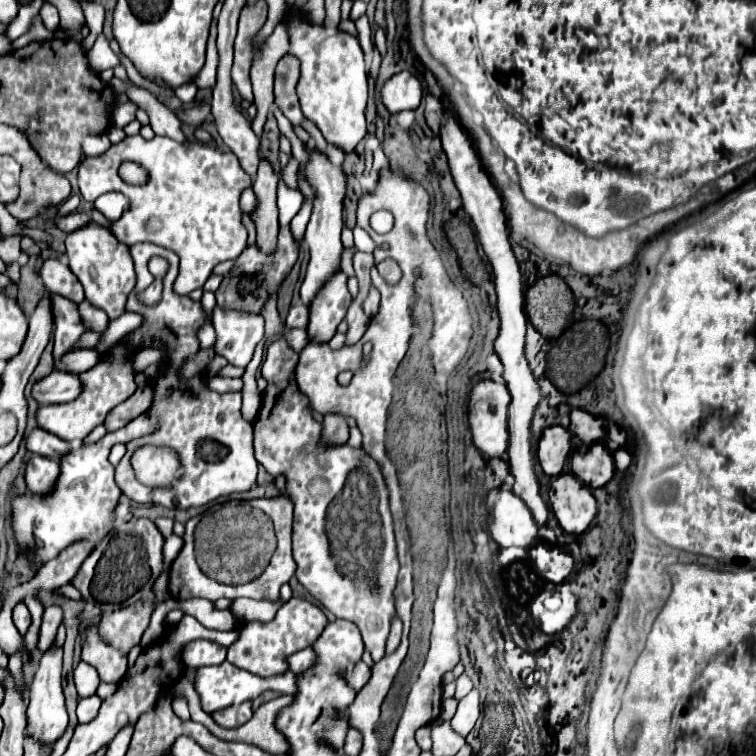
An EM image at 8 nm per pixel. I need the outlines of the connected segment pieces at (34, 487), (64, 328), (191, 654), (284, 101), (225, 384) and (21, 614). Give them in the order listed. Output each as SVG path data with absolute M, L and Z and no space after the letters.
M32 455L28 459L26 469L24 469L24 479L26 479L26 487L32 493L36 493L36 495L48 493L52 489L52 483L56 477L58 477L58 465L50 457Z
M50 295L50 297L52 297L52 317L56 317L54 357L58 359L64 353L72 351L72 345L80 339L80 335L84 333L84 327L82 327L76 303L60 295Z
M196 639L190 641L184 651L182 651L182 661L186 667L200 667L200 665L218 665L220 657L226 657L226 647L206 641L206 639Z
M282 57L278 61L276 67L276 75L274 75L274 97L276 97L276 105L278 109L290 119L292 125L300 125L304 115L300 111L300 103L298 103L298 95L296 95L296 81L298 81L298 67L300 63L296 61L296 57Z
M213 376L208 377L208 387L218 391L218 393L230 393L230 391L242 391L242 379L228 379L228 377Z
M18 603L14 607L14 625L16 625L20 635L26 635L28 627L30 627L30 611L28 611L28 607L24 603Z

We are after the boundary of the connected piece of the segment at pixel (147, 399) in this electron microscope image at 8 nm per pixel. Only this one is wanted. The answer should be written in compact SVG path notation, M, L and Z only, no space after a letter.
M148 385L138 387L136 393L134 393L128 401L116 405L116 407L108 413L108 417L106 417L106 421L104 421L106 431L110 433L110 431L122 429L126 423L130 423L132 419L136 419L138 415L142 415L142 413L150 407L150 403L152 403L152 389L150 389Z

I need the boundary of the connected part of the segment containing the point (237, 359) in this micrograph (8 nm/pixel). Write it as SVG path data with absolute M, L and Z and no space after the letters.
M216 305L214 311L212 311L212 325L214 325L216 335L218 335L214 351L218 355L226 357L228 363L232 363L236 367L246 367L252 359L254 347L264 337L264 319L262 319L262 315L236 313L236 309L220 309L220 305Z

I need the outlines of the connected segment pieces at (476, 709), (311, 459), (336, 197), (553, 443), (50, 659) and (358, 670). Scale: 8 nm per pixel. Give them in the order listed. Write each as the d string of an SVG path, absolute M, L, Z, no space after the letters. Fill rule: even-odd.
M472 689L472 691L458 703L458 711L456 711L456 715L450 719L450 727L452 727L458 735L466 737L466 735L472 731L478 715L480 715L480 697L478 697L478 691Z
M283 337L268 345L262 363L262 377L268 381L268 387L262 395L262 409L258 413L258 419L254 421L256 461L264 465L264 469L272 477L280 473L286 475L286 489L288 495L294 499L292 545L294 545L294 561L298 565L296 577L300 585L338 619L354 621L360 629L364 649L372 655L374 661L380 661L384 657L390 623L396 615L394 587L398 575L398 557L396 557L396 543L392 531L392 513L388 507L388 489L378 463L364 449L352 449L348 445L326 447L326 449L318 447L322 425L312 417L310 401L304 393L300 393L296 385L294 379L296 363L298 363L298 353L294 353L286 345ZM354 469L370 469L370 473L376 473L376 493L380 501L378 513L382 519L382 541L384 541L384 553L380 555L378 561L376 587L370 587L368 581L352 581L340 575L330 555L330 545L324 531L326 507L336 497L336 493L340 493L348 475Z
M310 147L308 153L310 153L310 159L300 169L300 175L308 181L308 185L314 191L312 215L310 215L310 223L308 223L306 235L304 235L304 241L310 247L310 263L308 263L306 277L304 277L302 287L300 287L300 295L302 295L304 305L312 303L314 295L324 285L324 281L340 267L340 257L342 257L340 231L344 227L344 223L342 223L342 205L344 205L344 199L346 199L346 173L342 171L342 167L332 165L328 155L320 153L314 147Z
M552 425L542 431L538 441L538 461L546 475L560 475L572 453L572 433L564 427Z
M50 647L42 659L40 659L40 667L30 683L28 689L28 709L26 709L26 737L36 737L36 741L46 743L46 745L54 745L66 731L68 727L68 711L66 711L66 703L64 703L64 693L62 693L62 681L60 681L60 671L62 671L62 649Z
M360 661L358 665L354 665L354 671L350 673L350 677L352 677L352 687L356 689L356 691L360 691L362 689L362 685L366 685L368 683L368 677L370 677L370 667L364 663L364 661Z

